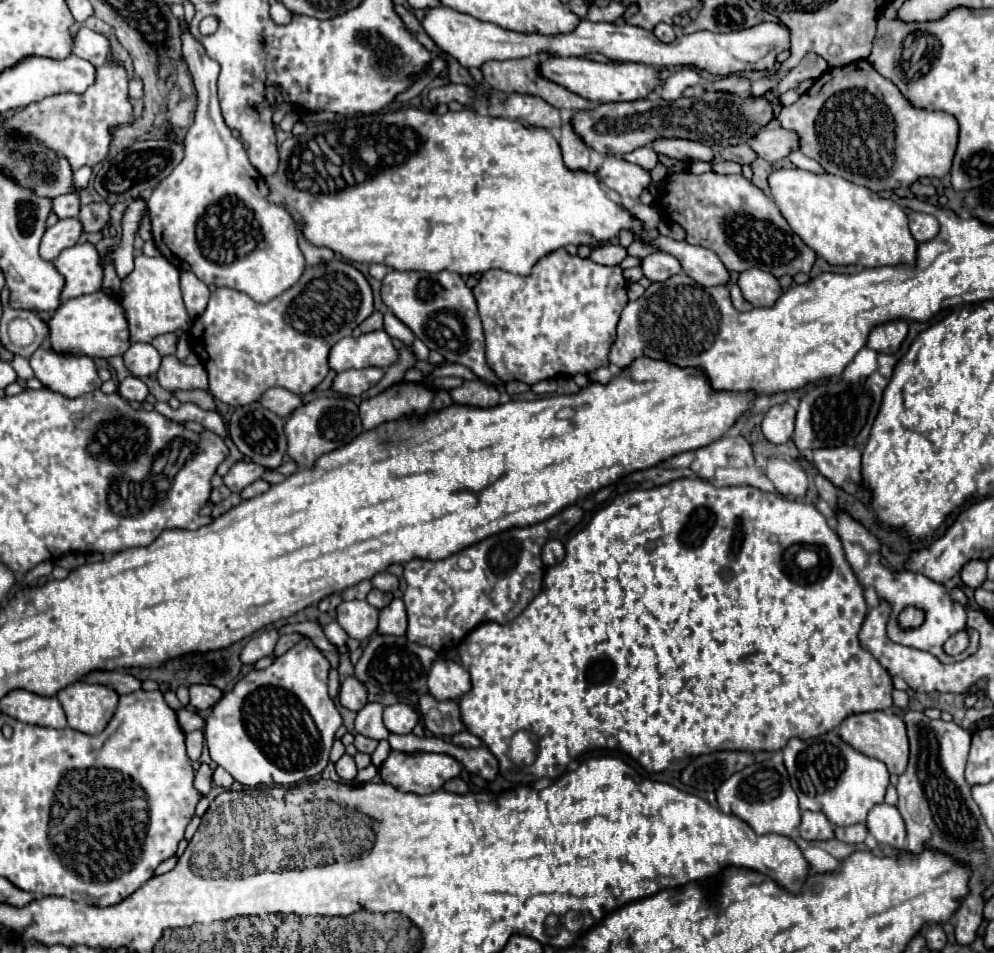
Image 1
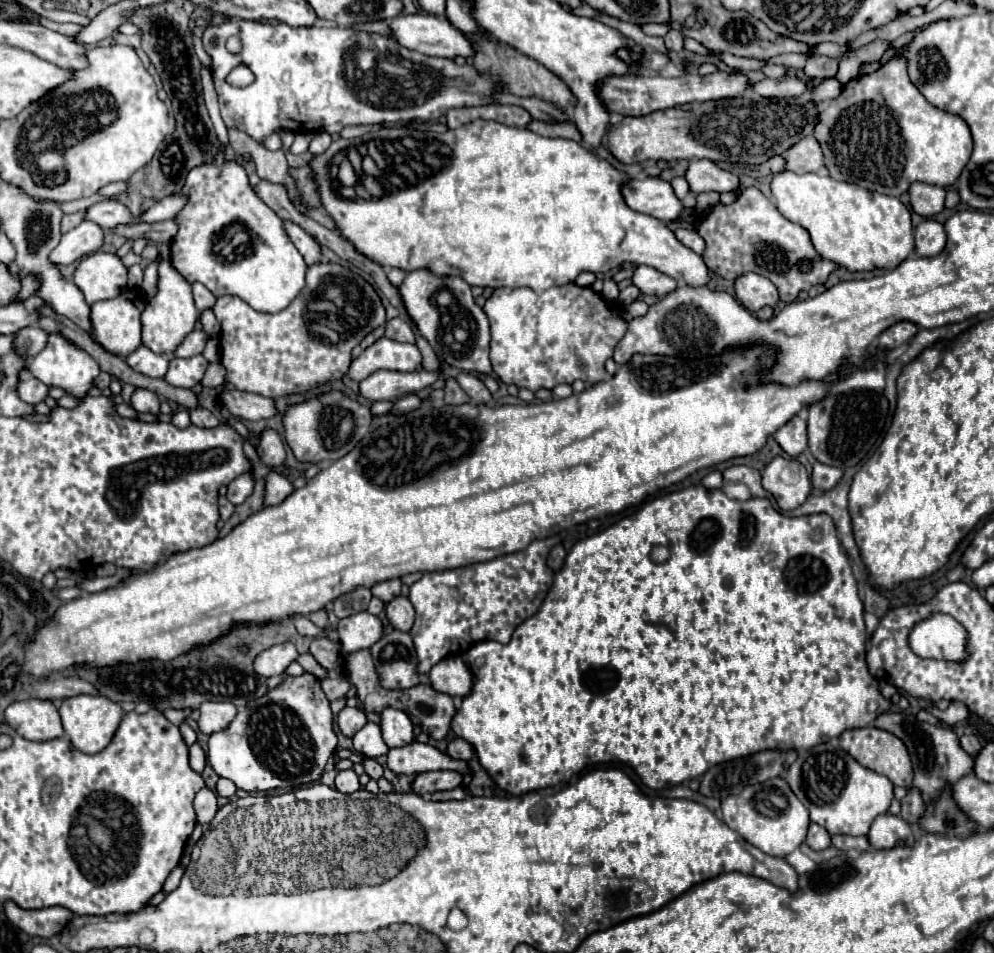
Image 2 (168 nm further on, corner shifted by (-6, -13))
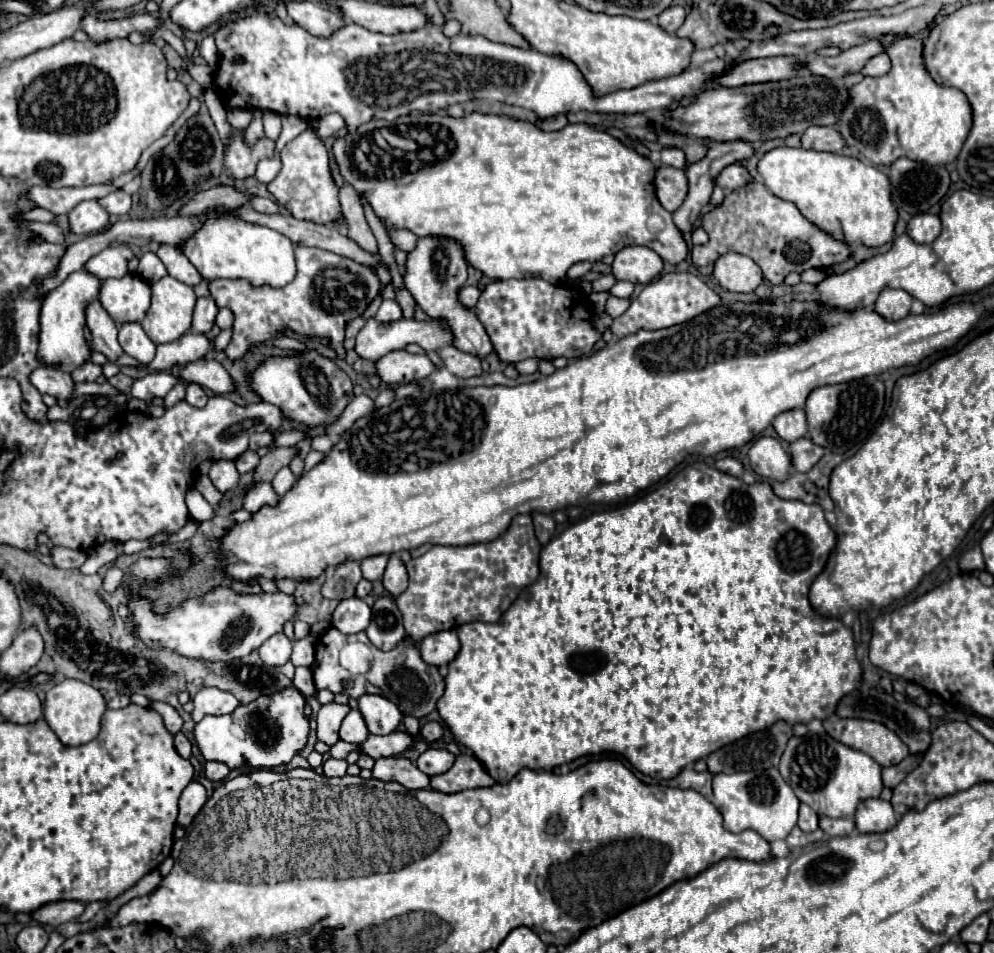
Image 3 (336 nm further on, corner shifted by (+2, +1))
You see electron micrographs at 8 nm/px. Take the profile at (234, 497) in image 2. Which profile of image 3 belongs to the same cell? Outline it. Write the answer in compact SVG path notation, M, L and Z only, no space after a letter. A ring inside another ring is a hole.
M215 460L209 470L209 480L221 492L233 490L239 482L239 472L231 460Z

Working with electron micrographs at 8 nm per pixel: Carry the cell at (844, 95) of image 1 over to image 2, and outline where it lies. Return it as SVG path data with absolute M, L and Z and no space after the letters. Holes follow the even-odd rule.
M901 58L883 64L873 74L863 74L847 82L841 94L819 110L813 136L823 150L825 168L831 178L887 196L909 194L913 182L925 182L933 186L955 184L973 148L969 126L959 116L931 106L907 78L907 68Z

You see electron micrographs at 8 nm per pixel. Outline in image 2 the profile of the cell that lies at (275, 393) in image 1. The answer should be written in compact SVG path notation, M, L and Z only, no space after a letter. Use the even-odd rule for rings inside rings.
M235 388L223 390L221 402L235 418L243 420L263 420L263 418L273 418L277 414L275 402L271 398L251 392L239 392Z

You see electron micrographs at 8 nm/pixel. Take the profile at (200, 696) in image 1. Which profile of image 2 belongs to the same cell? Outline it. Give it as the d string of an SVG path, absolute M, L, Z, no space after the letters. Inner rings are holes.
M203 702L199 712L199 730L209 736L213 732L227 728L229 722L235 718L237 708L231 702Z

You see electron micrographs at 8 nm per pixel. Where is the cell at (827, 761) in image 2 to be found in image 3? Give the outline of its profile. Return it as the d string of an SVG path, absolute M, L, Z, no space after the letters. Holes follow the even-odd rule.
M823 730L791 738L787 752L783 752L779 772L783 780L787 780L787 784L793 788L795 796L803 804L811 806L819 816L851 818L861 800L879 798L883 790L881 766L865 752L853 750L833 740Z

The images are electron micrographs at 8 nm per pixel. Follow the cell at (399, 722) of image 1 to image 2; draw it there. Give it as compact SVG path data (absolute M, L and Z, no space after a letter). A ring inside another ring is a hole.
M395 708L383 710L381 712L381 730L383 730L383 740L389 748L407 746L415 740L413 722L403 710L395 710Z

